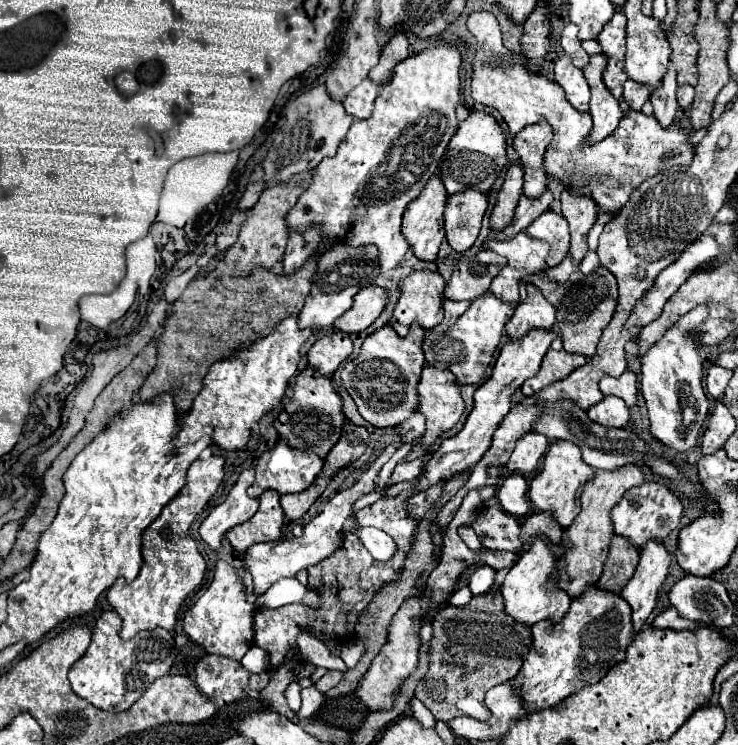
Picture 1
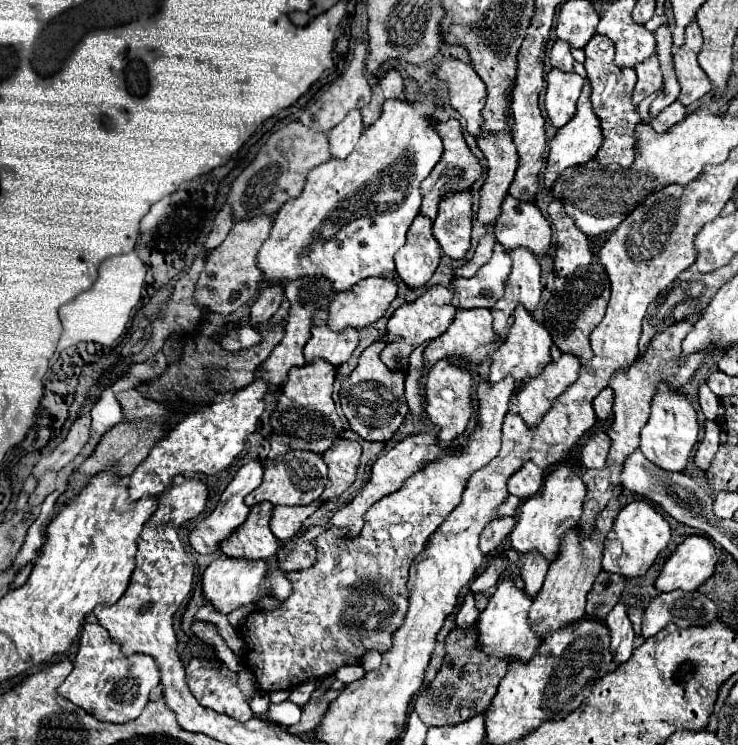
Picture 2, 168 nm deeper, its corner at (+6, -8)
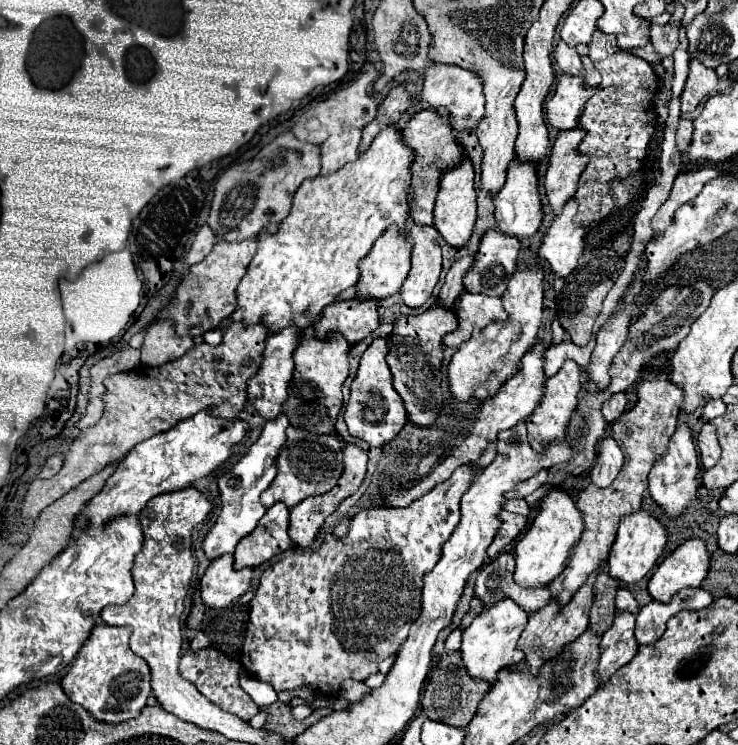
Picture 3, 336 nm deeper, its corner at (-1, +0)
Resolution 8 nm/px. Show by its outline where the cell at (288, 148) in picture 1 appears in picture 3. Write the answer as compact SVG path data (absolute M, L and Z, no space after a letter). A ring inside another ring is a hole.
M285 132L271 144L263 146L253 160L235 164L219 176L215 182L211 212L205 224L215 232L217 240L225 242L257 238L263 228L275 234L279 222L291 210L293 194L303 184L303 180L315 178L319 168L319 146L303 144L301 140L295 140L293 132Z

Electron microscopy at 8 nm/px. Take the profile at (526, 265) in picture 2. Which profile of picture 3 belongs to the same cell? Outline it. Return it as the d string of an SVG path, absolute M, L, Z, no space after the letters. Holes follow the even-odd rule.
M519 270L507 282L507 292L501 296L503 310L507 312L505 320L493 320L487 328L475 332L471 340L463 342L461 348L453 354L449 364L449 390L459 400L469 398L491 398L505 380L517 372L517 364L523 358L537 336L543 312L543 270Z

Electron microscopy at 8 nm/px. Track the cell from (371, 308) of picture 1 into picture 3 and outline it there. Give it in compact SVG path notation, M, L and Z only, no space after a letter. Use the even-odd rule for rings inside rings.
M389 226L383 236L373 244L371 252L363 258L363 272L357 282L357 296L359 298L385 298L401 290L403 280L409 272L409 256L411 244L407 240L407 232L399 230L397 226Z

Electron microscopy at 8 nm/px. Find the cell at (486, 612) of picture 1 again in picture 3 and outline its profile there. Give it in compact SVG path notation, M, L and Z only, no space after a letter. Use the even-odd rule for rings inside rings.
M459 652L443 656L437 668L439 670L431 670L429 674L429 682L425 686L421 708L431 720L437 720L437 722L443 722L455 728L465 728L471 722L471 716L475 714L479 702L489 692L489 688L483 688L483 684L475 684L475 680L471 680L467 672L463 672L463 666L459 664Z

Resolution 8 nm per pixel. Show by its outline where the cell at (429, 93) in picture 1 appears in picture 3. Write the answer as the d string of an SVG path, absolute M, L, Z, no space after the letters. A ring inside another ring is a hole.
M389 128L373 140L355 164L347 164L335 176L307 180L295 192L293 208L279 226L277 236L267 236L267 232L257 236L257 252L235 294L241 322L245 326L263 322L269 334L287 326L297 326L299 332L311 328L327 304L357 284L361 276L359 262L383 230L391 224L405 228L411 160L413 152L403 144L401 132Z

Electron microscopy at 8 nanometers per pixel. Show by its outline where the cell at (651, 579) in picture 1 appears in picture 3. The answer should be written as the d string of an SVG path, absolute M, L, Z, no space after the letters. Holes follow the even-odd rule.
M621 612L615 616L613 626L601 636L601 658L597 666L599 684L605 684L621 666L625 666L637 654L635 640L635 616L631 612Z

